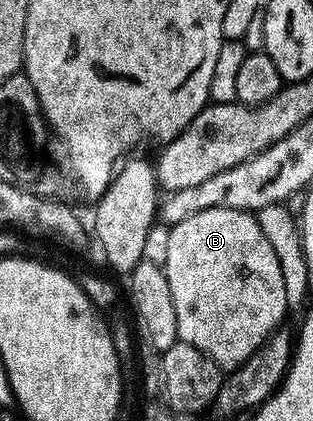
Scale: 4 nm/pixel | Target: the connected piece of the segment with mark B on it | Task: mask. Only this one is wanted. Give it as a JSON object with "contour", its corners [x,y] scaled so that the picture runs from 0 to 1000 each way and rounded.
{"contour":[[[671,492],[668,499],[633,504],[610,511],[601,520],[581,523],[565,534],[543,542],[543,589],[530,603],[524,651],[530,663],[543,663],[543,701],[556,701],[556,741],[569,748],[569,803],[572,808],[607,815],[607,824],[633,824],[658,846],[690,865],[706,881],[738,881],[757,876],[824,824],[843,819],[843,810],[879,781],[898,779],[911,770],[907,751],[923,751],[914,720],[911,675],[901,663],[901,641],[891,634],[888,613],[875,601],[875,589],[863,582],[850,561],[837,553],[827,530],[815,513],[786,499],[741,499],[735,492]]]}

